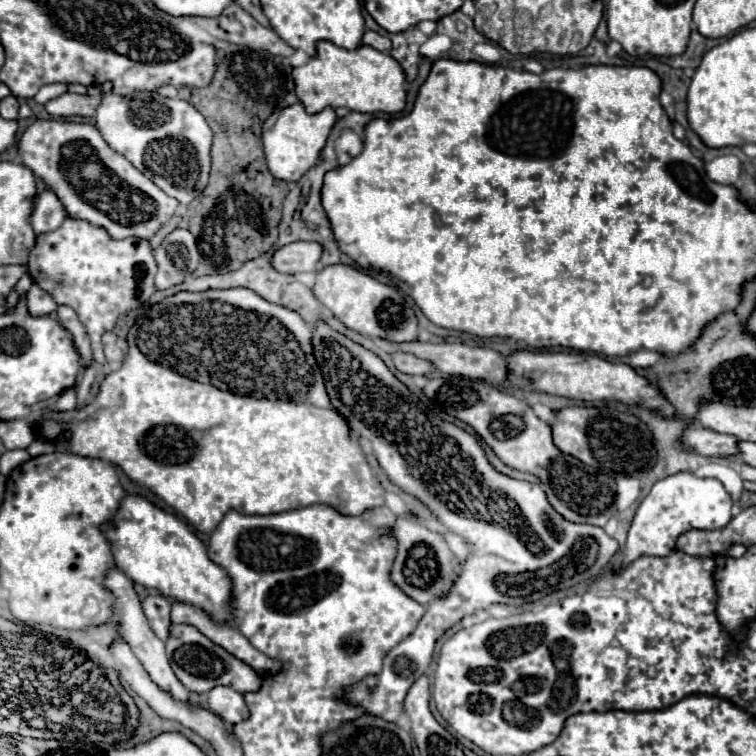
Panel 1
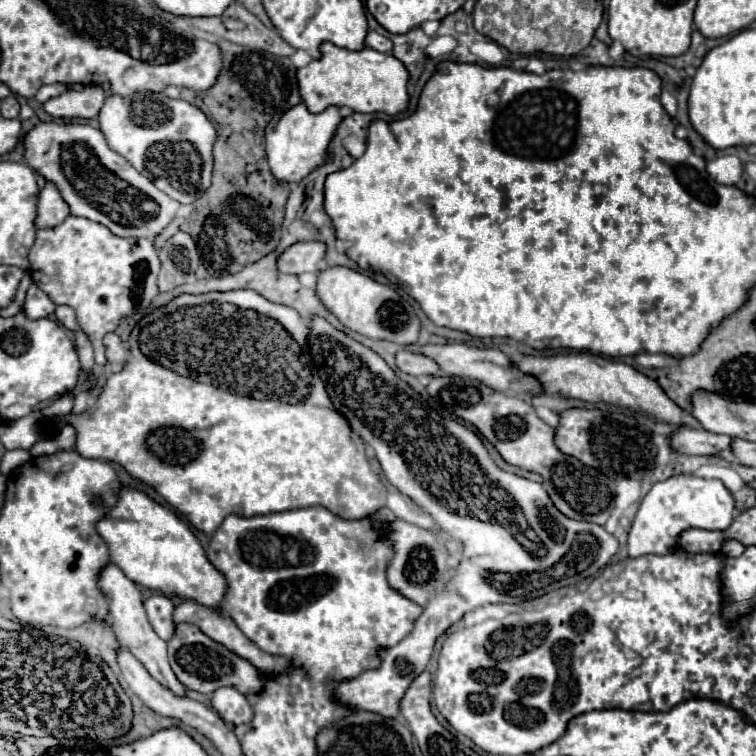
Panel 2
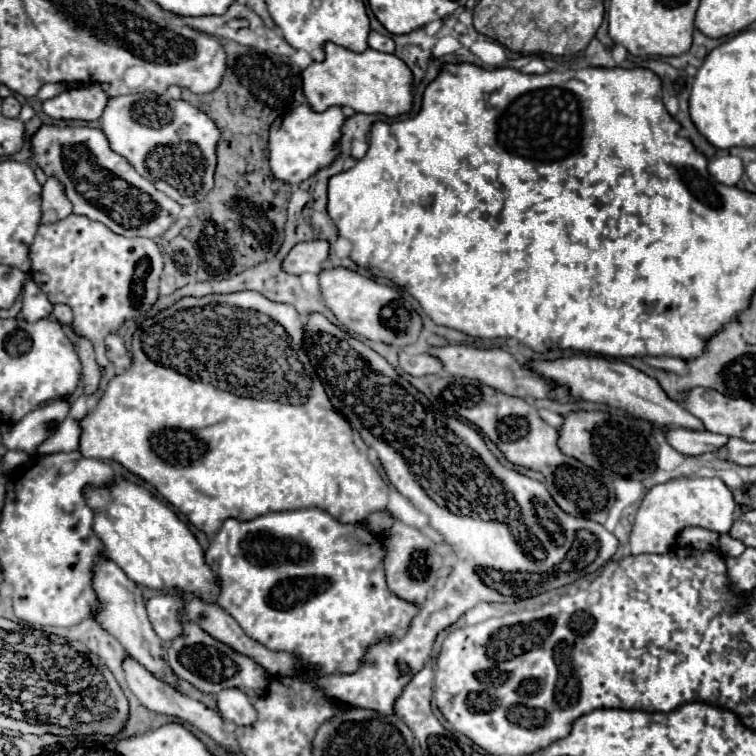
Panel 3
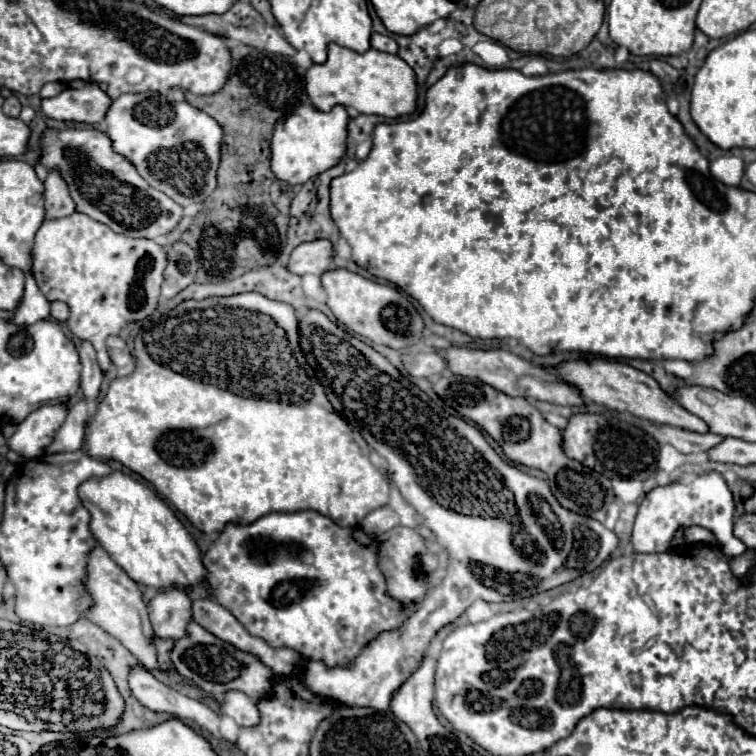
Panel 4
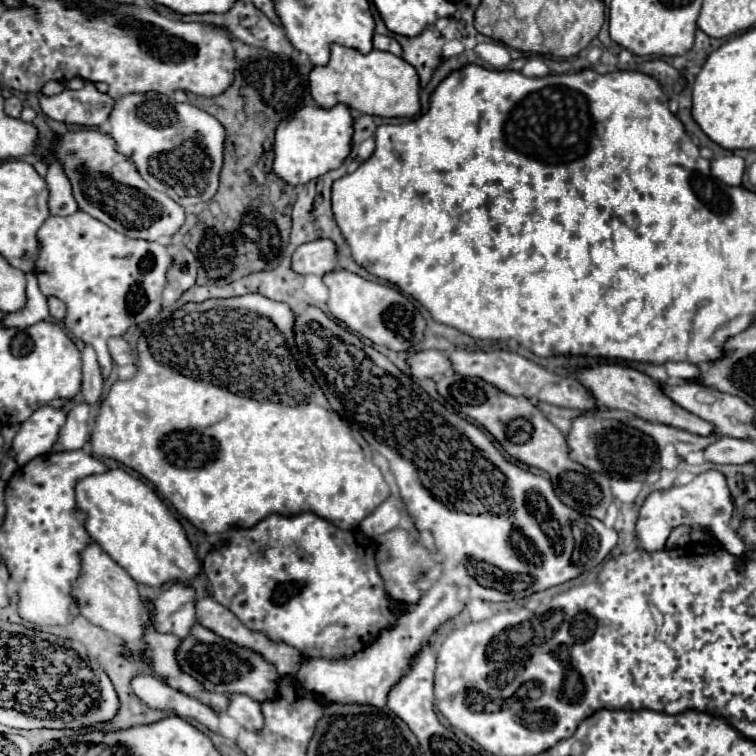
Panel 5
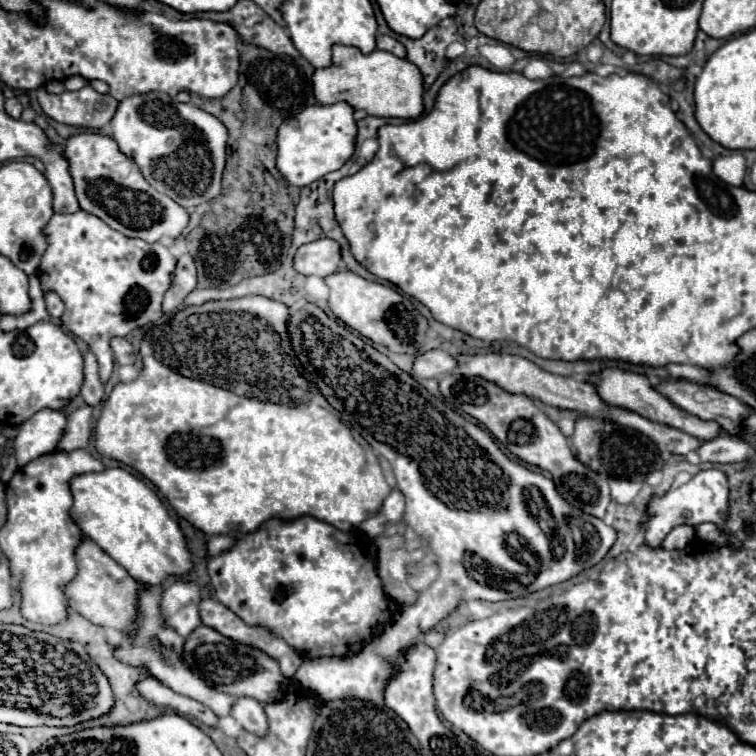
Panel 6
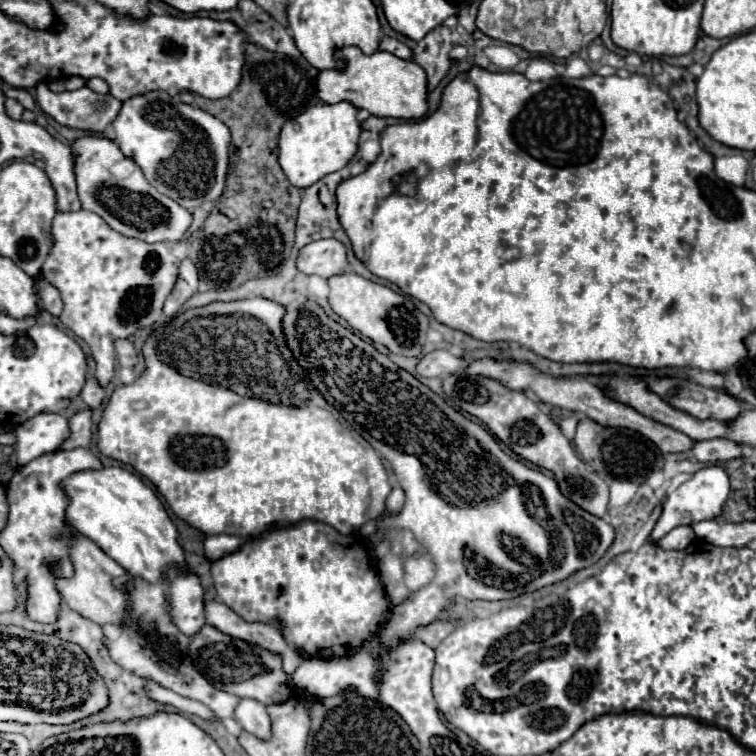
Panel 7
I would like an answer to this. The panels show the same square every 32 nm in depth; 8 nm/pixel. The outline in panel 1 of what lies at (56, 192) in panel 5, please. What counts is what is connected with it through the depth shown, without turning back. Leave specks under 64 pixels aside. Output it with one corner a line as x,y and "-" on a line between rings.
42,192
40,200
36,204
36,210
32,214
32,228
36,234
44,234
50,230
56,230
62,222
64,222
66,214
56,198
56,194
52,192

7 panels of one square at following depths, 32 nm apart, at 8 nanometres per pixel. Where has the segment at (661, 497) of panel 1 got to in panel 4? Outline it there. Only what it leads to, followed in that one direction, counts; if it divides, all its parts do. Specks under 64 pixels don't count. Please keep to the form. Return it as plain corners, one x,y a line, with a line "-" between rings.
710,472
706,476
698,476
690,484
672,482
666,486
658,486
650,490
640,504
634,532
632,532
632,548
634,552
666,552
670,550
672,536
678,528
686,526
702,526
716,534
720,550
726,556
740,556
746,546
742,540
732,536
732,524
734,524
734,500
732,492
722,480
718,472

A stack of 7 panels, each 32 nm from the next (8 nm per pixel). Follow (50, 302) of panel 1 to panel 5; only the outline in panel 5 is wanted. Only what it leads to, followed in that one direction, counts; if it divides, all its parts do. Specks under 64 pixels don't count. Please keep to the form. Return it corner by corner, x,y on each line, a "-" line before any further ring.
30,272
30,274
26,274
26,280
28,280
28,288
26,288
26,306
24,306
22,310
18,310
18,314
6,316
6,318
2,320
4,326
26,328
26,326
32,326
32,324
36,324
36,322
40,322
40,320
50,318
48,300
46,300
46,296
40,292
38,282
36,282
36,276

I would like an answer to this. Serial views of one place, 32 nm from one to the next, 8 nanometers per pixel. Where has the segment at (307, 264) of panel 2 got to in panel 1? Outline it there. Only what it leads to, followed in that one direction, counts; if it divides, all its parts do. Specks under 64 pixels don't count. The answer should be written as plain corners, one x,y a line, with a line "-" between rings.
292,242
278,248
270,262
274,262
274,270
284,274
296,272
316,272
320,266
322,246
316,242

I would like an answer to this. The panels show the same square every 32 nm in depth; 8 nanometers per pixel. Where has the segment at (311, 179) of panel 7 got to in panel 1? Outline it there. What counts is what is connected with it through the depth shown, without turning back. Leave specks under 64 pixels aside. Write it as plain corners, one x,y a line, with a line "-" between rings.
300,102
270,114
270,118
262,124
264,156
266,156
270,174
274,174
274,178
278,180
296,182
304,172
308,172
318,162
318,154
334,122
336,122
336,114
332,108
324,108
322,112
316,112
316,114
306,114

